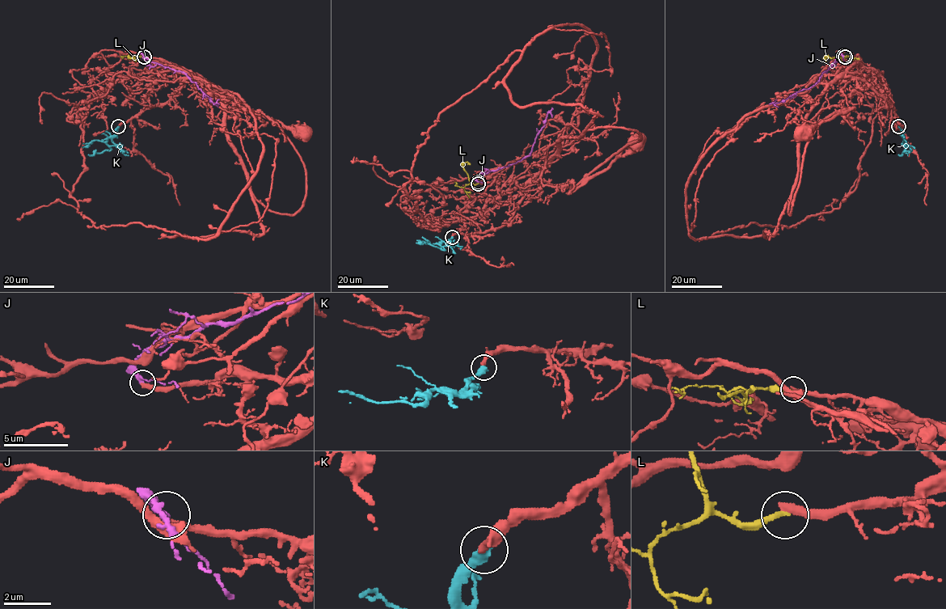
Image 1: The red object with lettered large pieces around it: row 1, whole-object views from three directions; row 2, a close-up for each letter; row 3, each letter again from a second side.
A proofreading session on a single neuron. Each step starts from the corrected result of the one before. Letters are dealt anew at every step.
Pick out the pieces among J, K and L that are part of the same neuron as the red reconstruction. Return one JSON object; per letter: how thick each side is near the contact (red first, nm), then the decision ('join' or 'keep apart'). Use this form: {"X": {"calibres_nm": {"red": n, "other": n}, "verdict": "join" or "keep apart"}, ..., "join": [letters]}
{"J": {"calibres_nm": {"red": 280, "other": 200}, "verdict": "keep apart"}, "K": {"calibres_nm": {"red": 320, "other": 440}, "verdict": "join"}, "L": {"calibres_nm": {"red": 320, "other": 200}, "verdict": "keep apart"}, "join": ["K"]}

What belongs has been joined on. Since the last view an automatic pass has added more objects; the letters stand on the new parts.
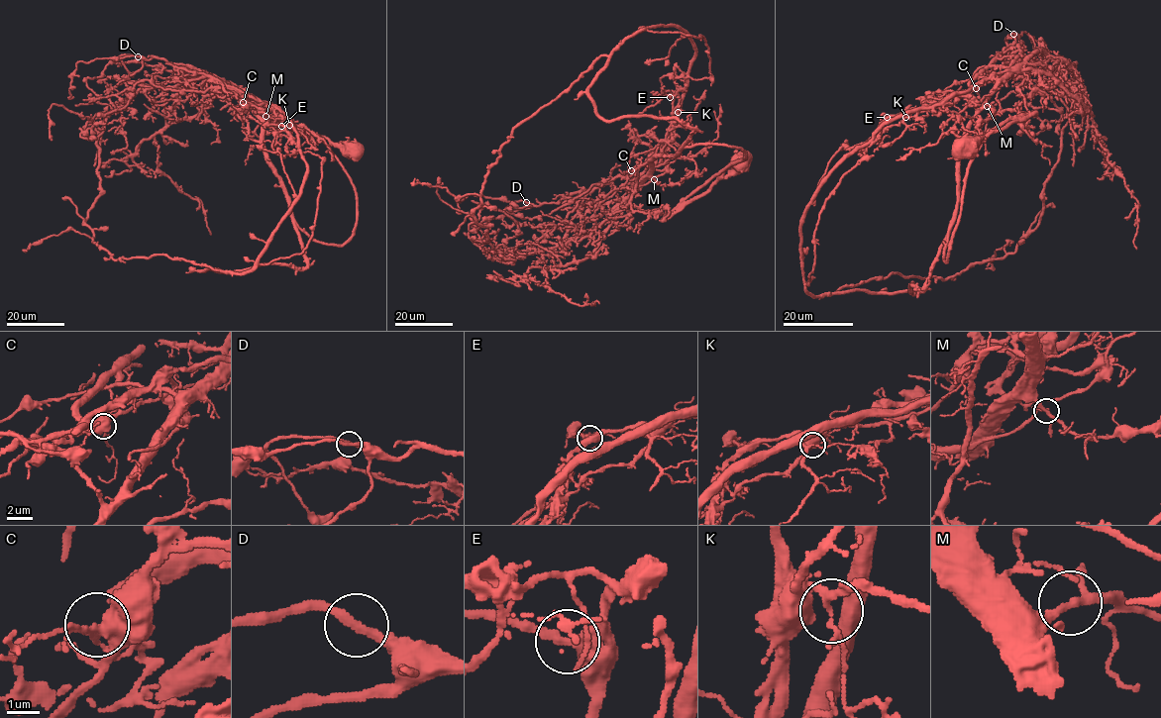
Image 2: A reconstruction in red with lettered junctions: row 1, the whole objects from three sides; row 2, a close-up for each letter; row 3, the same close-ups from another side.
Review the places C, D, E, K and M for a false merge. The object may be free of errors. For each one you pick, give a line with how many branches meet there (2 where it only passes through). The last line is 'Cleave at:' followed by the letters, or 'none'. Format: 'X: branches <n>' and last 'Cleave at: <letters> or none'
K: branches 4
Cleave at: K

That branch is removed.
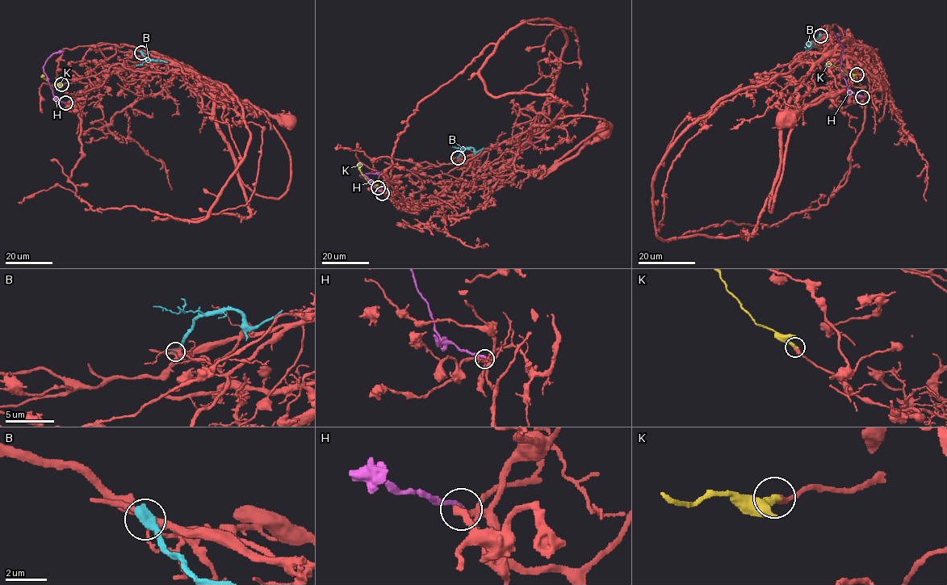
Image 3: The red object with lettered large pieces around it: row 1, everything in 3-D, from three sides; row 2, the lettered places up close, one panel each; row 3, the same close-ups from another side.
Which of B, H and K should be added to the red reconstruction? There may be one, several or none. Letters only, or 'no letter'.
K

